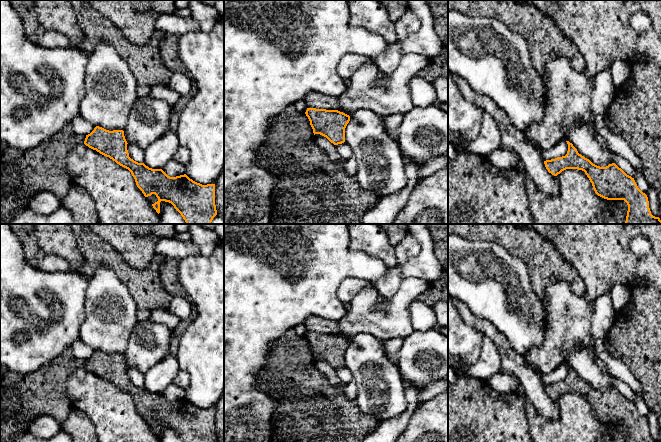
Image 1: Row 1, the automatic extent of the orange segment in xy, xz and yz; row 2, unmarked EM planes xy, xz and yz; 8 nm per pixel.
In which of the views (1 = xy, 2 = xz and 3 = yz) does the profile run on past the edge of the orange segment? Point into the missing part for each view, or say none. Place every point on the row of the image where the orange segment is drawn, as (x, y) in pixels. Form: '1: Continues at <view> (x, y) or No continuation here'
1: No continuation here
2: No continuation here
3: No continuation here

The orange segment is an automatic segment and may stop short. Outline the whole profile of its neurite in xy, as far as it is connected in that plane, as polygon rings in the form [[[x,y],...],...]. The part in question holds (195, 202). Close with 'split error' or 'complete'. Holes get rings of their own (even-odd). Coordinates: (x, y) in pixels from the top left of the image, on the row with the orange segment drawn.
[[[96,126],[90,134],[86,135],[84,144],[128,169],[134,177],[137,187],[145,197],[155,194],[158,201],[152,204],[152,206],[158,214],[160,213],[160,202],[165,201],[174,206],[186,224],[211,224],[213,218],[217,215],[215,184],[202,185],[190,179],[186,174],[170,177],[162,169],[152,169],[144,163],[134,161],[129,157],[128,143],[123,130],[109,131]]]; complete

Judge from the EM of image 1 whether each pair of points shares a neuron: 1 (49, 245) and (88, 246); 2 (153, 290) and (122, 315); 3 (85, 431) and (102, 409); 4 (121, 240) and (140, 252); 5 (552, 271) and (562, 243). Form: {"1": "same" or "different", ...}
{"1": "different", "2": "different", "3": "different", "4": "same", "5": "different"}

